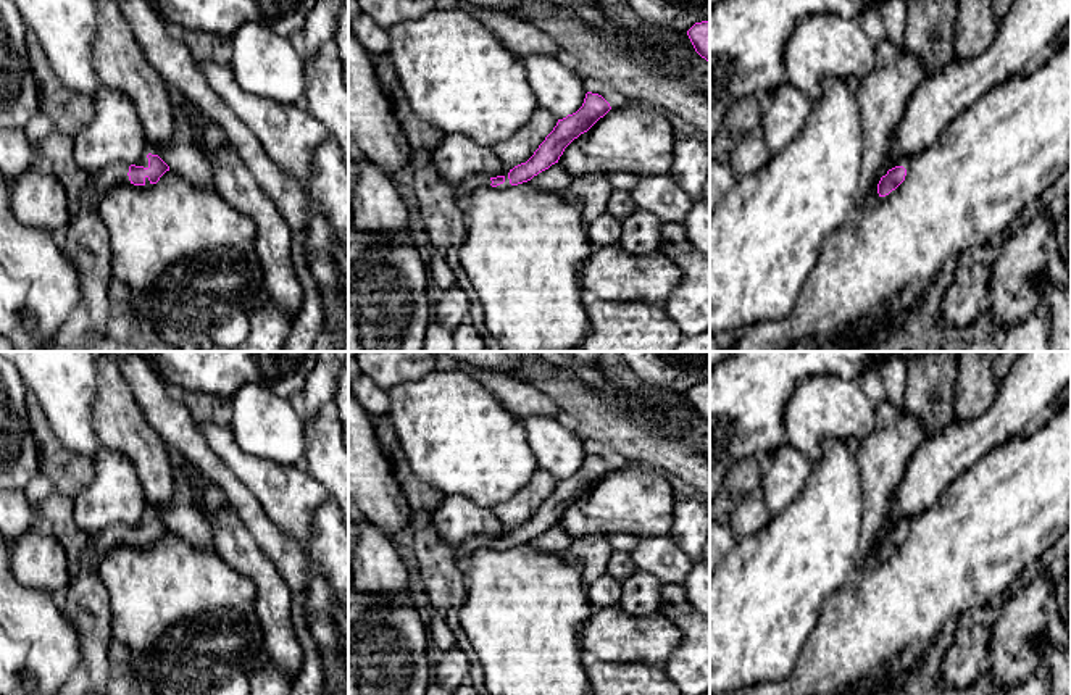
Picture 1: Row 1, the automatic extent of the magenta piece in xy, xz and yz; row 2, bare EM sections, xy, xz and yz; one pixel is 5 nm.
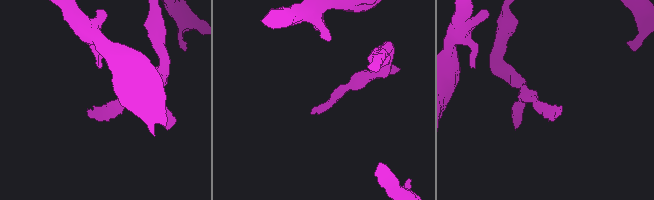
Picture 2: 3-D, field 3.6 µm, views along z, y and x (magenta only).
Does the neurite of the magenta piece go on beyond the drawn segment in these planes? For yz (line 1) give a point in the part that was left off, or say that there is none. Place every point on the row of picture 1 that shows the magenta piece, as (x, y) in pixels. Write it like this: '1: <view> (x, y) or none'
1: yz (904, 162)

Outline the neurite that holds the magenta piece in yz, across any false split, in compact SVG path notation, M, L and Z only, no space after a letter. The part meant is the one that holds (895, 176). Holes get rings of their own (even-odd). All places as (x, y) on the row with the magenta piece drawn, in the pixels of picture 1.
M900 158L886 176L881 177L877 184L877 194L879 197L889 195L892 190L895 190L906 176L906 171L910 168L910 158Z

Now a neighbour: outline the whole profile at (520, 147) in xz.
M537 108L526 126L510 139L492 147L505 169L526 163L545 137L556 126L558 118L547 110Z

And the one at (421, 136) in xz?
M389 52L374 55L373 63L384 95L389 98L392 113L415 150L432 153L442 142L444 134L431 124L423 123L413 111L398 76L392 66Z

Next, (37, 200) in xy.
M34 166L10 182L10 206L15 218L48 234L69 224L66 190L47 169Z

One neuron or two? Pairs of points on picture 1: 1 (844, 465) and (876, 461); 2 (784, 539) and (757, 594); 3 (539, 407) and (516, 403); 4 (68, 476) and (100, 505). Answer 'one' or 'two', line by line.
1: two
2: one
3: one
4: two

